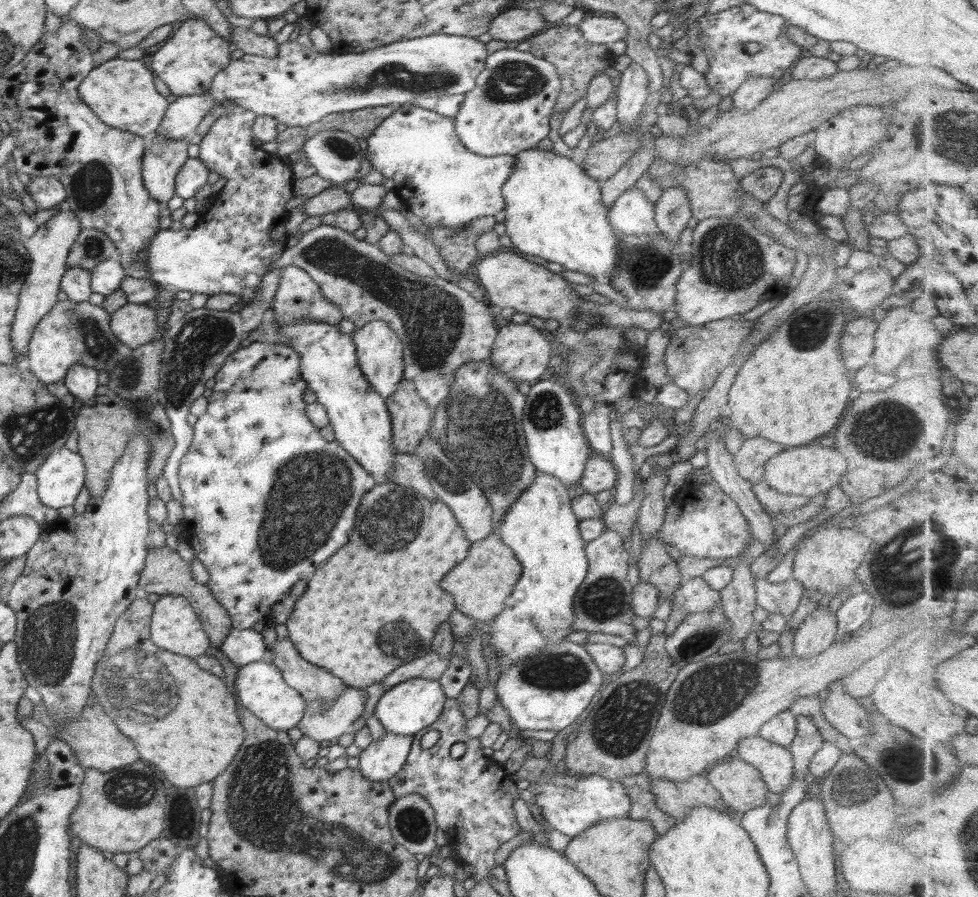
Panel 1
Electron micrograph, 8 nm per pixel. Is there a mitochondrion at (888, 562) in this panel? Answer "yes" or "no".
yes

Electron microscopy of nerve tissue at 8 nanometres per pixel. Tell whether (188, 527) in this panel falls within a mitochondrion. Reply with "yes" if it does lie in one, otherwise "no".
no

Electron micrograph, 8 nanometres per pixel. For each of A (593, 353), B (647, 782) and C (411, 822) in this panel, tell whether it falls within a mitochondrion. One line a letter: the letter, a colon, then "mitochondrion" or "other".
A: mitochondrion
B: other
C: mitochondrion

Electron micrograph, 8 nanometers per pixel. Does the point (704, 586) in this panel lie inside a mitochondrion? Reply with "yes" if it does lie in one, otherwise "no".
no

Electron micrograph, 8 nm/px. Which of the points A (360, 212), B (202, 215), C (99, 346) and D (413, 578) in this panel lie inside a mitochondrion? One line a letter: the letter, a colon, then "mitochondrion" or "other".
A: other
B: other
C: mitochondrion
D: other

